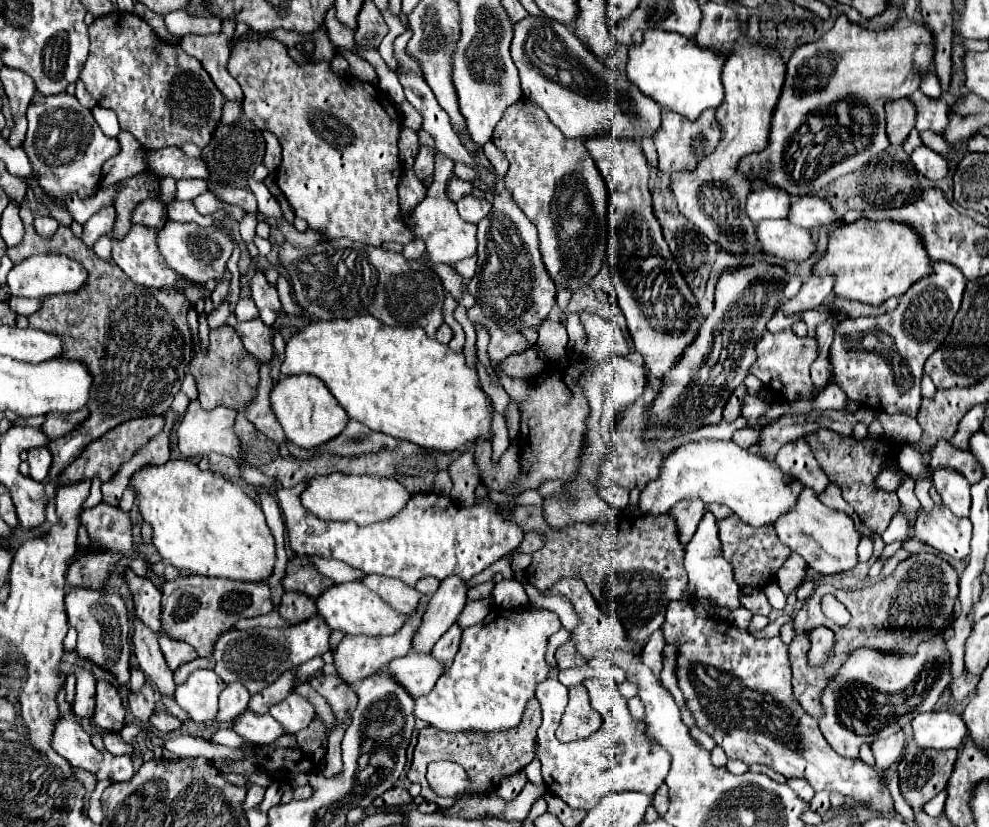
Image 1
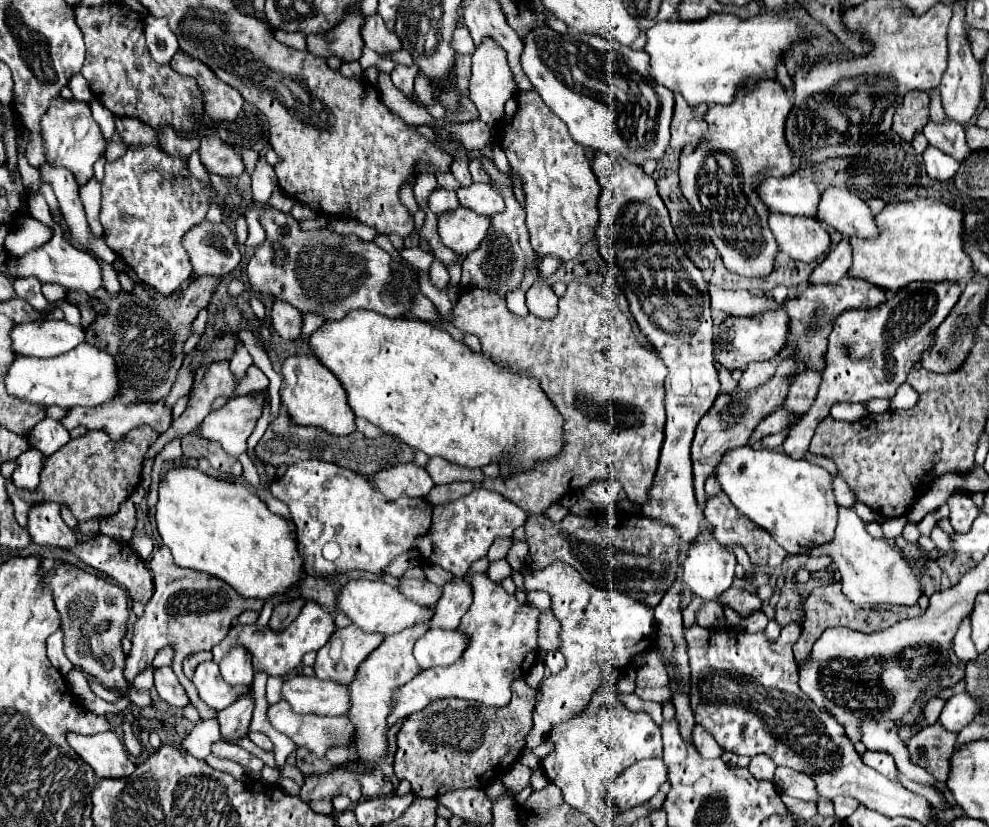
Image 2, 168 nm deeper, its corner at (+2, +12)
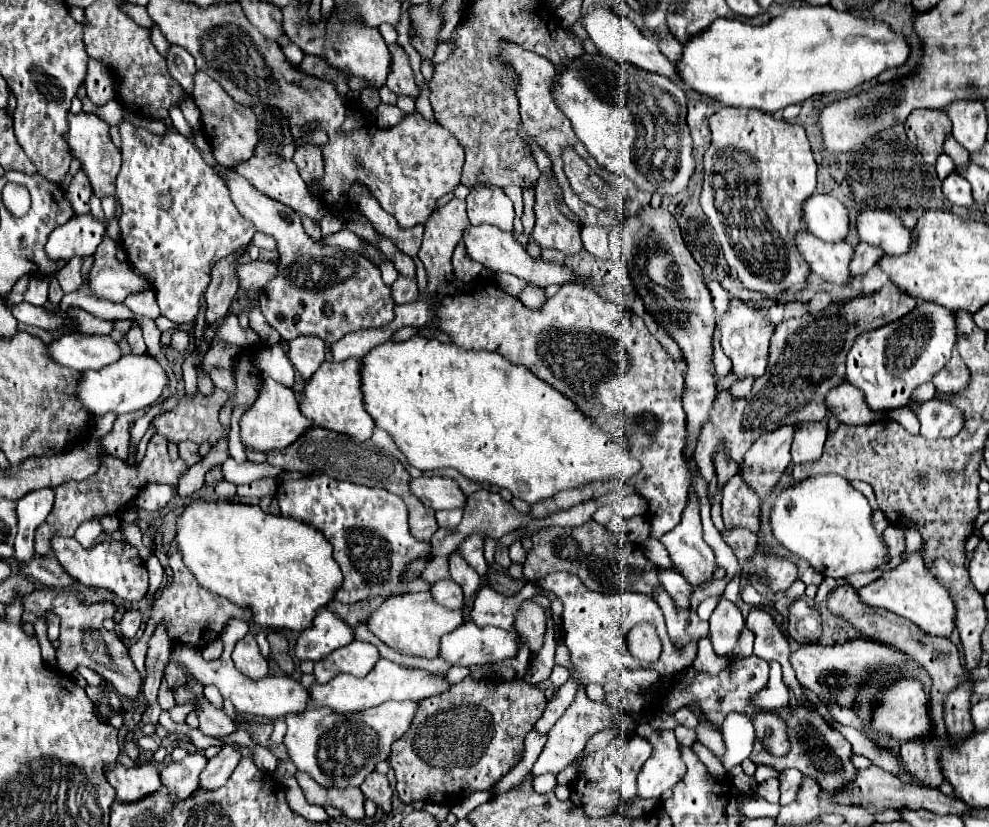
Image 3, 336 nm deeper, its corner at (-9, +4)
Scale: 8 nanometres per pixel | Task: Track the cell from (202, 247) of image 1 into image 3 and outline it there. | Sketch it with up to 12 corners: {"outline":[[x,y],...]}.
{"outline":[[236,263],[240,289],[264,289],[274,263]]}

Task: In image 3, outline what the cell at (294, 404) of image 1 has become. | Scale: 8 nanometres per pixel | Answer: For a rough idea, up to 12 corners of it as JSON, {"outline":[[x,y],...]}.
{"outline":[[360,359],[324,361],[300,411],[314,425],[372,437]]}

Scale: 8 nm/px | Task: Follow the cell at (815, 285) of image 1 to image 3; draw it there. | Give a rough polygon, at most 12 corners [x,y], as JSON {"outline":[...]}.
{"outline":[[868,243],[854,247],[850,275],[866,273],[884,251]]}

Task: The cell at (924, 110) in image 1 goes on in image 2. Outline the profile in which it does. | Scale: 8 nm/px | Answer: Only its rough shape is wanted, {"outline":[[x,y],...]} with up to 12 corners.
{"outline":[[959,123],[923,129],[929,145],[963,163],[971,155]]}

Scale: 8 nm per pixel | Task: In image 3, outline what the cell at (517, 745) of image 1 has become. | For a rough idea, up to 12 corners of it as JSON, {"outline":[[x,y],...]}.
{"outline":[[526,681],[422,699],[390,753],[400,801],[452,807],[522,759]]}

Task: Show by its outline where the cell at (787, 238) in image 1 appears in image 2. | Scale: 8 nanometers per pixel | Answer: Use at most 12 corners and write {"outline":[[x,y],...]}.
{"outline":[[771,213],[779,249],[813,263],[831,245],[817,219]]}

